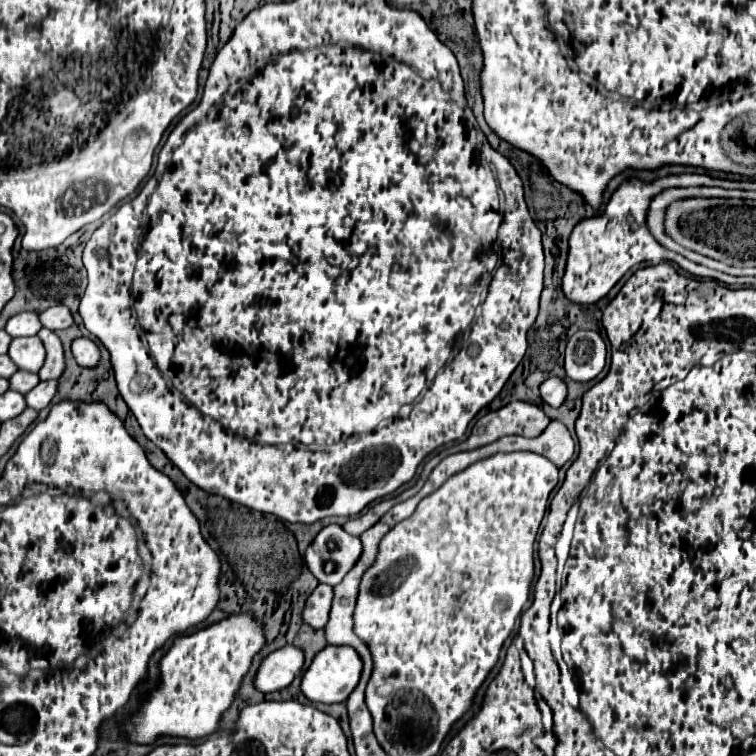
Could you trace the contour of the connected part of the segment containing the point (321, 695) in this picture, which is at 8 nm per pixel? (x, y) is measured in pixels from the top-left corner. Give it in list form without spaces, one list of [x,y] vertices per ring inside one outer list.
[[[324,647],[310,663],[310,667],[304,671],[300,681],[300,691],[314,703],[342,703],[350,693],[352,687],[356,687],[360,679],[362,663],[356,651],[352,647]]]

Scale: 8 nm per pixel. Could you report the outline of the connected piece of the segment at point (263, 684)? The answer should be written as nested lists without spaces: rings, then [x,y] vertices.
[[[286,645],[278,651],[268,653],[262,659],[252,683],[260,693],[274,693],[288,687],[296,673],[302,669],[302,665],[304,653],[294,645]]]

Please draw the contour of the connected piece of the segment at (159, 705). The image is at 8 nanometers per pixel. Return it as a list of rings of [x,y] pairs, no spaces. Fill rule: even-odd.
[[[232,615],[192,635],[178,637],[160,661],[160,687],[124,727],[130,741],[154,743],[158,735],[198,739],[214,733],[218,719],[230,707],[252,657],[262,647],[262,627],[250,615]]]

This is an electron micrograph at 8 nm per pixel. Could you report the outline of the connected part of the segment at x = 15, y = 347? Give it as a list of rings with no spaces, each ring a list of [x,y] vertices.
[[[18,337],[12,339],[8,347],[8,357],[16,363],[18,369],[36,373],[44,363],[44,345],[38,337]]]

